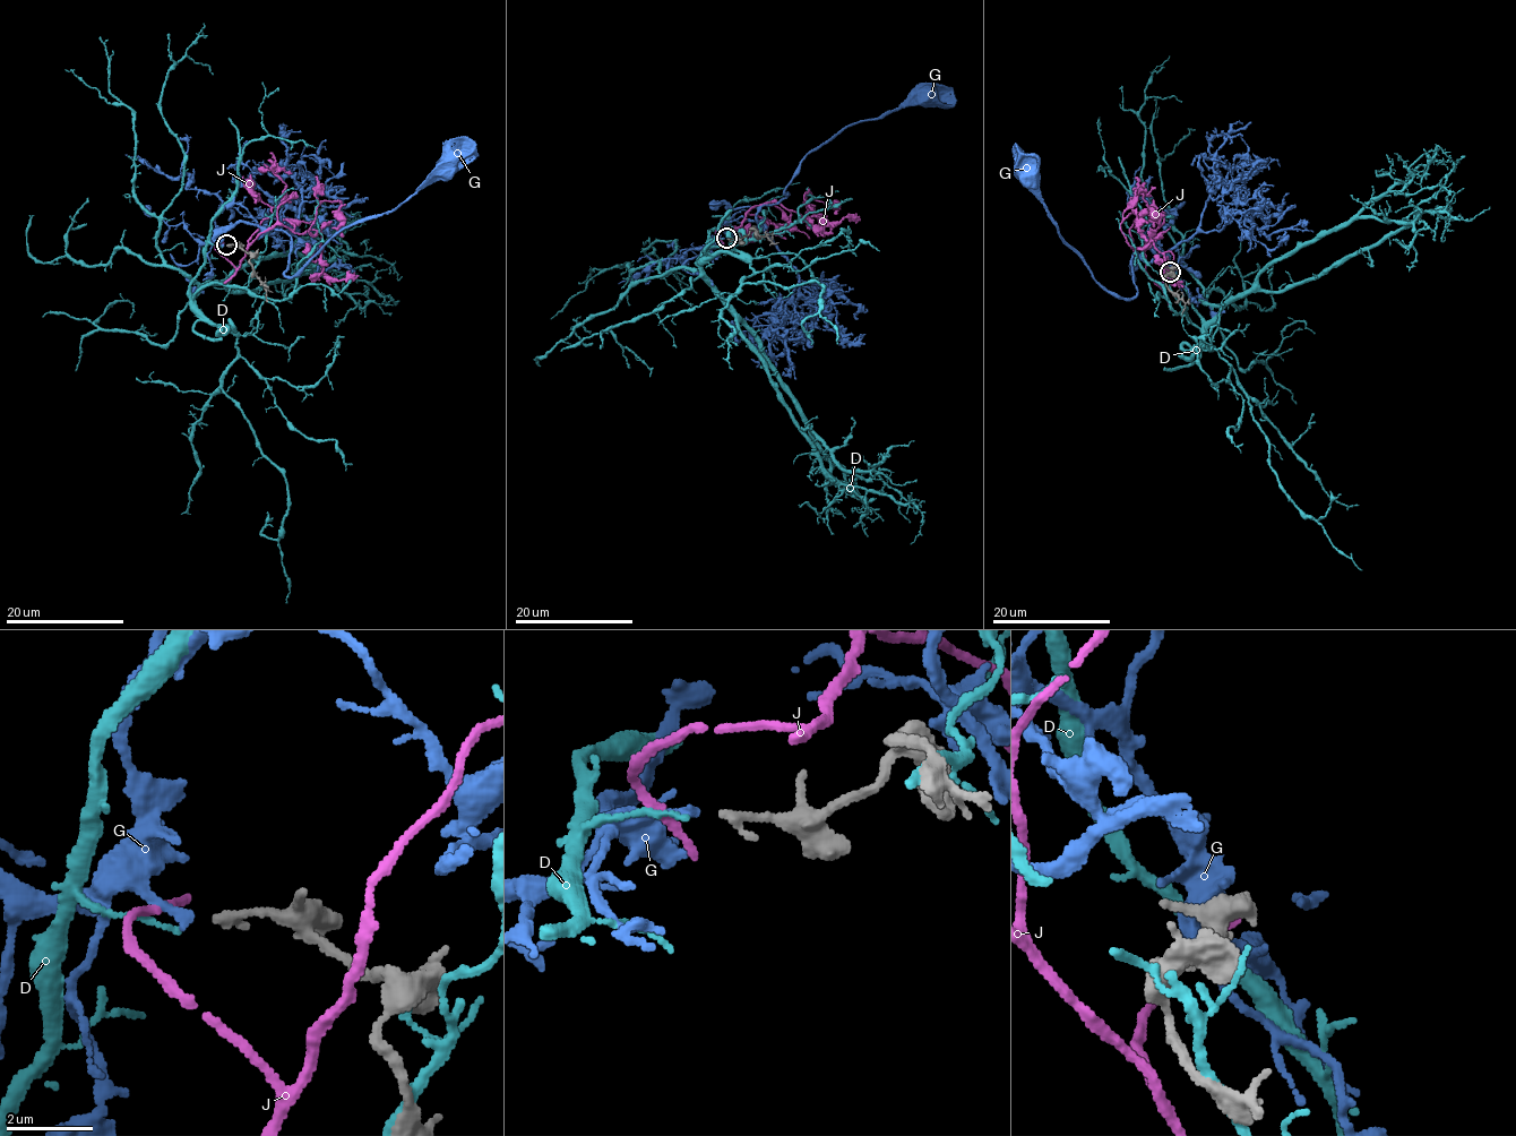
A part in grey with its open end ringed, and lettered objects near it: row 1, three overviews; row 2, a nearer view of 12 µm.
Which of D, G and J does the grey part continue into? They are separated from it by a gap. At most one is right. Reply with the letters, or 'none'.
G

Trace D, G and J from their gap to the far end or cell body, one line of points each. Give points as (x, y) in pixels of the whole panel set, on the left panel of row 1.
D: (222, 246), (208, 242), (191, 297), (207, 284), (242, 293), (322, 268), (365, 280), (382, 293)
G: (223, 244), (215, 216), (238, 204), (259, 238), (291, 237), (287, 276), (448, 166)
J: (222, 243), (216, 251), (238, 267), (276, 224), (312, 234), (324, 200), (341, 205), (344, 237)

